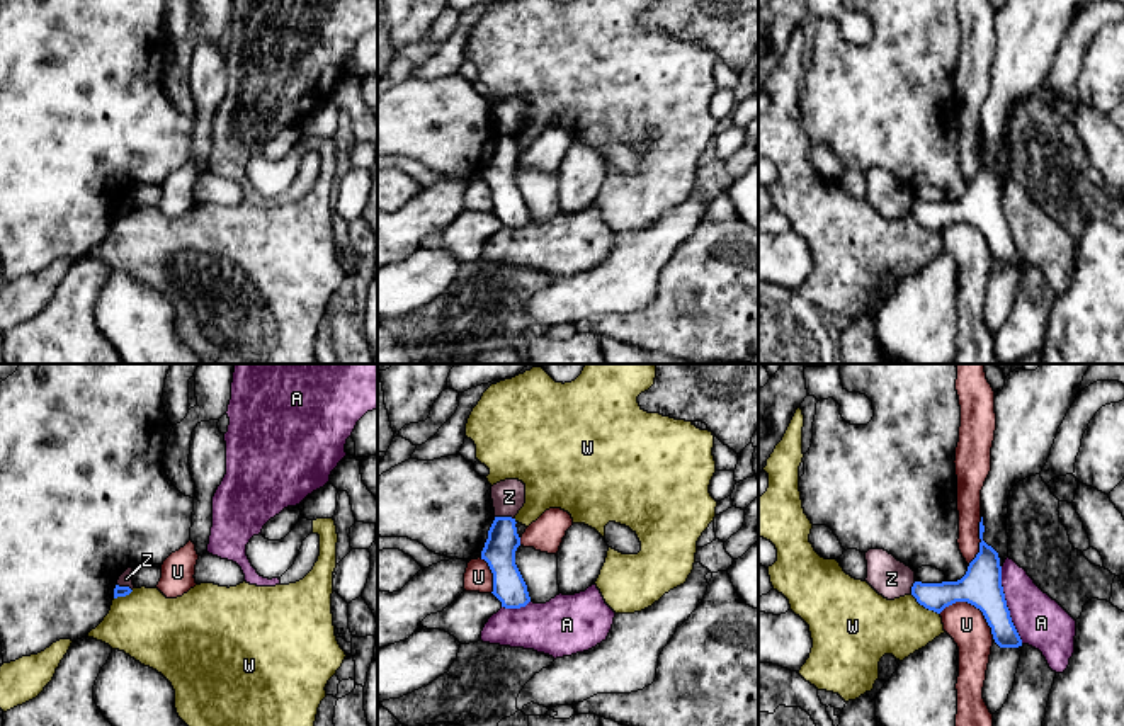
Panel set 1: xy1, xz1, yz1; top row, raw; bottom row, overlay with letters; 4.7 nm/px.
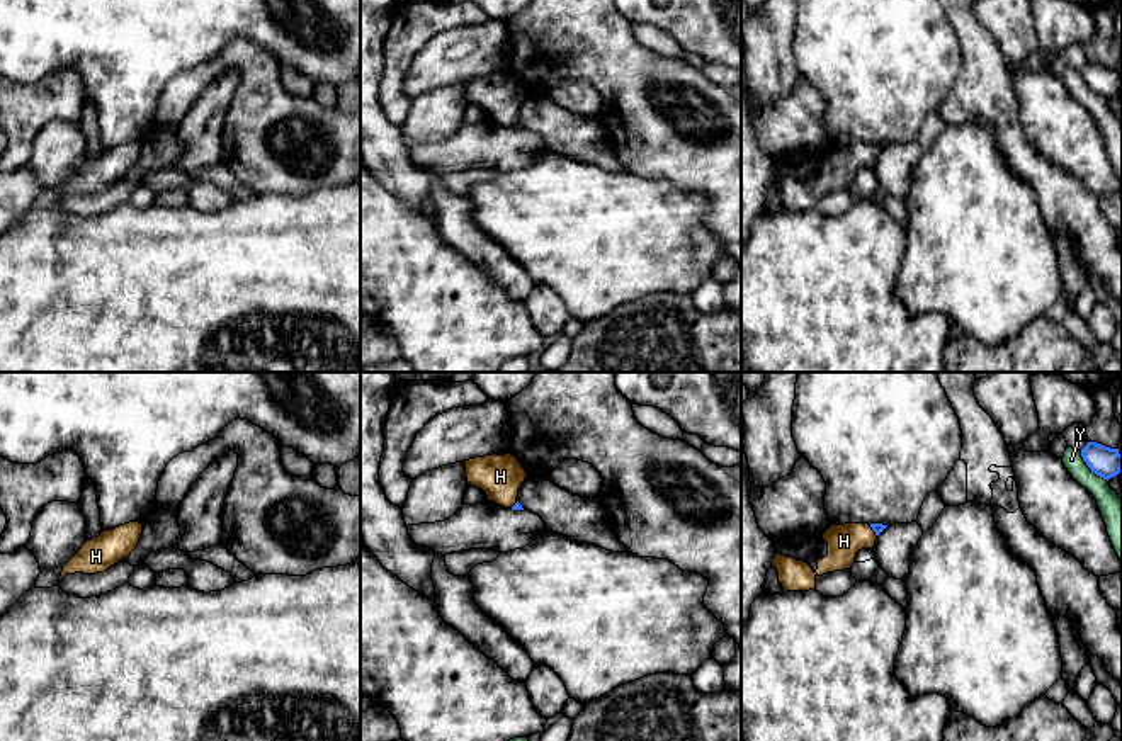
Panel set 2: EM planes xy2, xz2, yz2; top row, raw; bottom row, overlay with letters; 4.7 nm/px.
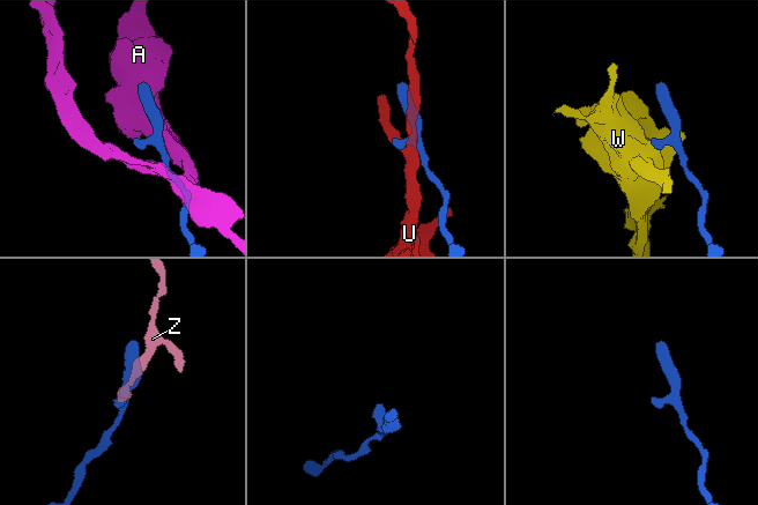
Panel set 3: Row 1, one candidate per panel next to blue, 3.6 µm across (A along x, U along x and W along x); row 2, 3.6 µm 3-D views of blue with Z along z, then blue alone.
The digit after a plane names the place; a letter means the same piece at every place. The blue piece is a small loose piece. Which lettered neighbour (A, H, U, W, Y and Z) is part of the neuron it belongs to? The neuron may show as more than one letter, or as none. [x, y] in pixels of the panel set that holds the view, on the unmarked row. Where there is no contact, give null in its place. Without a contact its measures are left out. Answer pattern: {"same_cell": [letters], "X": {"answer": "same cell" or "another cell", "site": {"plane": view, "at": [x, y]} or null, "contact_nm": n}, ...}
{"same_cell": ["H"], "A": {"answer": "another cell", "site": {"plane": "yz1", "at": [1005, 225]}, "contact_nm": 380}, "H": {"answer": "same cell", "site": {"plane": "yz2", "at": [872, 148]}, "contact_nm": 70}, "U": {"answer": "another cell", "site": {"plane": "yz1", "at": [973, 223]}, "contact_nm": 300}, "W": {"answer": "another cell", "site": {"plane": "yz1", "at": [925, 226]}, "contact_nm": 170}, "Y": {"answer": "another cell", "site": {"plane": "yz2", "at": [1090, 87]}, "contact_nm": 200}, "Z": {"answer": "another cell", "site": {"plane": "xz1", "at": [504, 136]}, "contact_nm": 90}}

